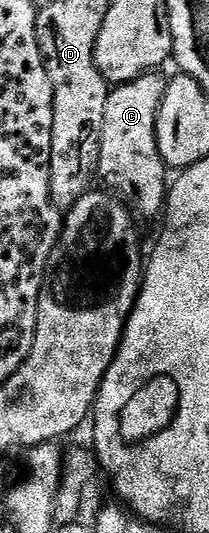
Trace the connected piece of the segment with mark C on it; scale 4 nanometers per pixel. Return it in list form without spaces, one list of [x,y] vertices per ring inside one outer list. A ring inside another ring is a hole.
[[[156,71],[144,73],[138,79],[126,82],[125,85],[115,86],[115,88],[109,92],[108,98],[106,99],[106,115],[102,115],[102,143],[100,144],[100,168],[98,170],[99,180],[104,180],[105,183],[109,185],[105,186],[107,186],[115,196],[119,197],[120,200],[132,210],[133,214],[140,219],[143,219],[143,217],[156,216],[159,218],[161,216],[162,210],[166,205],[166,198],[170,188],[170,173],[165,166],[162,155],[158,151],[158,143],[156,142],[156,120],[158,119],[158,111],[160,110],[160,104],[164,98],[164,93],[168,90],[168,81],[165,80],[165,78],[160,78],[160,75],[161,74]]]

